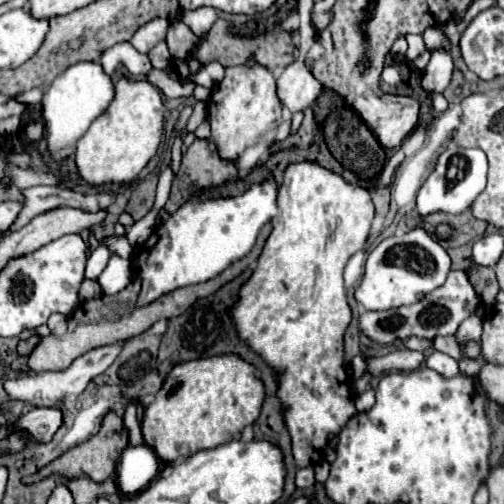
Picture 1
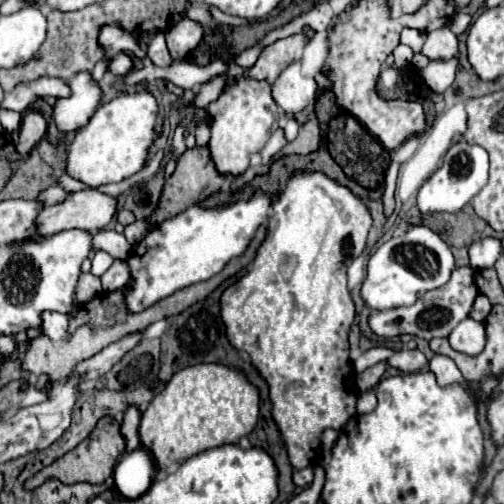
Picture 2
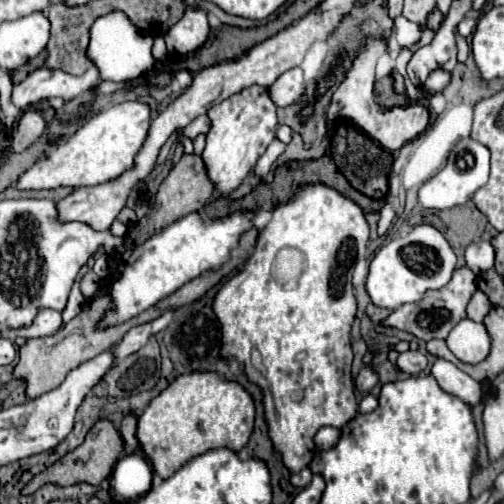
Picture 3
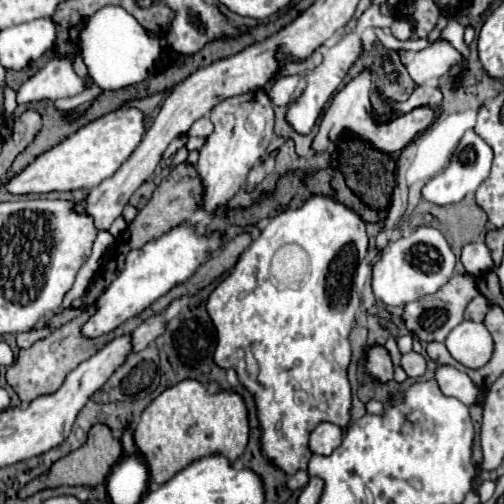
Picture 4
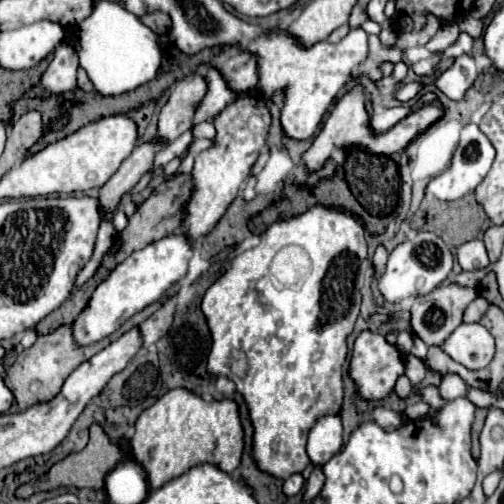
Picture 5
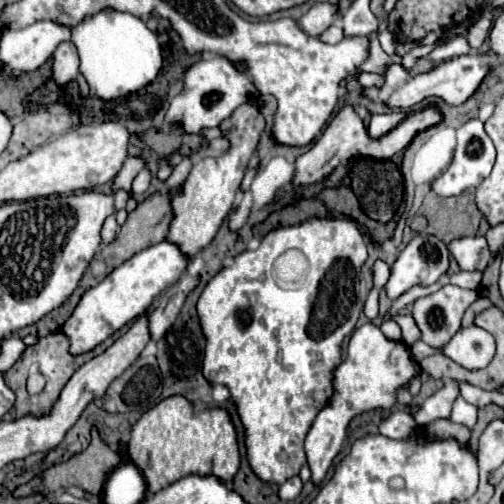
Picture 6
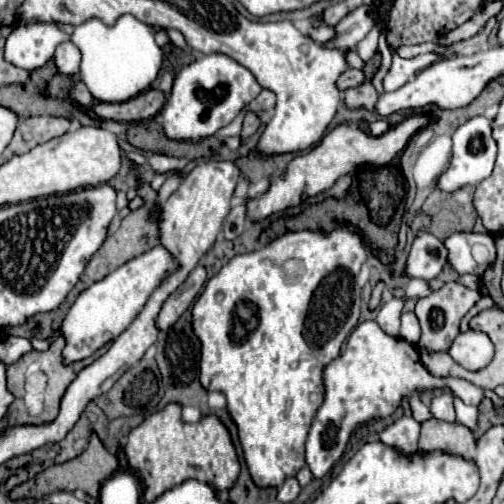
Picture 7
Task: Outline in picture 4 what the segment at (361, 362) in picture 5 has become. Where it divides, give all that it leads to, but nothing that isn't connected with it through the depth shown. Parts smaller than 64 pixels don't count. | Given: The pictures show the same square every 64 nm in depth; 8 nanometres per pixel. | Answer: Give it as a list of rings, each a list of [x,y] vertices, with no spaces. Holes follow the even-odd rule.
[[[374,344],[364,352],[364,370],[376,382],[394,380],[394,362],[386,346]]]

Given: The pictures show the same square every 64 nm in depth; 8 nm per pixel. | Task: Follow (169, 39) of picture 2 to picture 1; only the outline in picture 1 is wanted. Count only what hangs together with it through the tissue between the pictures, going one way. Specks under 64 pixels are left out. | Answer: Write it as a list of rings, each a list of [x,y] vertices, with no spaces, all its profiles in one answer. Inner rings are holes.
[[[176,22],[166,35],[166,43],[172,58],[186,60],[186,55],[192,53],[196,44],[200,44],[200,38],[186,26],[184,22]]]

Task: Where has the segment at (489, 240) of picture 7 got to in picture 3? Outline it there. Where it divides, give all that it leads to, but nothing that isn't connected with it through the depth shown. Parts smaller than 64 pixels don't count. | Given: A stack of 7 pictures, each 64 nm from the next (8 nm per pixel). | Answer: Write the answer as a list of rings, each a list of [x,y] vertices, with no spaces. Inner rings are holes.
[[[474,242],[466,248],[466,266],[474,272],[486,272],[494,266],[494,248],[490,242]]]

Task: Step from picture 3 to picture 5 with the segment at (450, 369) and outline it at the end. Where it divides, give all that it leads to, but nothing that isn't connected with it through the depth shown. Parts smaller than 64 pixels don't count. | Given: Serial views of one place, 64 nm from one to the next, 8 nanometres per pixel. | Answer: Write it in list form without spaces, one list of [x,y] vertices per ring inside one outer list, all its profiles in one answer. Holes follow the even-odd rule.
[[[456,374],[442,376],[442,384],[440,384],[440,398],[442,400],[448,402],[458,396],[466,396],[466,390],[468,390],[468,386],[460,376],[456,376]]]

